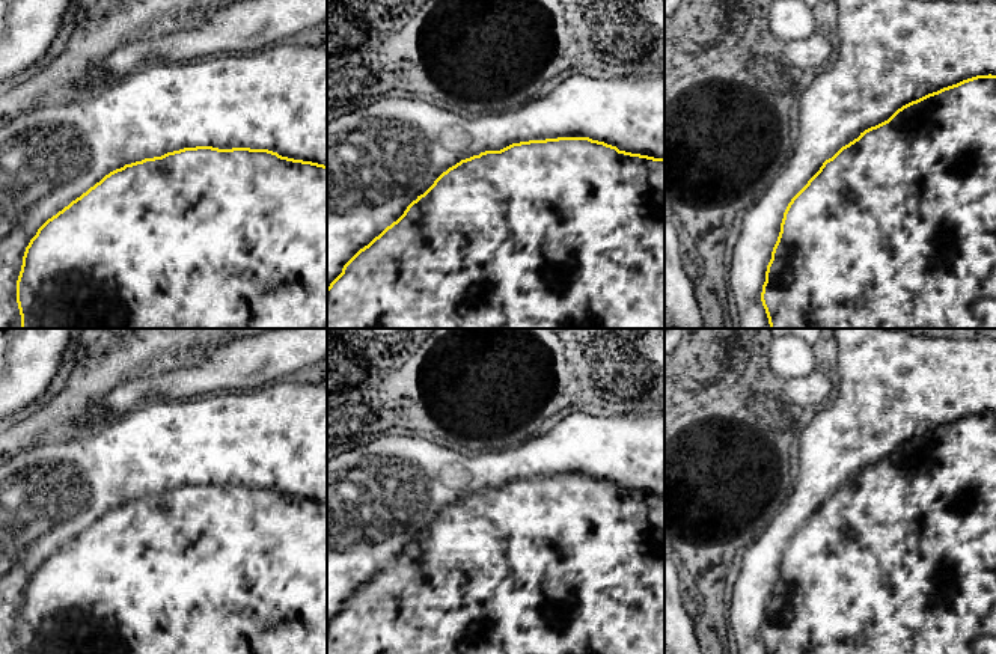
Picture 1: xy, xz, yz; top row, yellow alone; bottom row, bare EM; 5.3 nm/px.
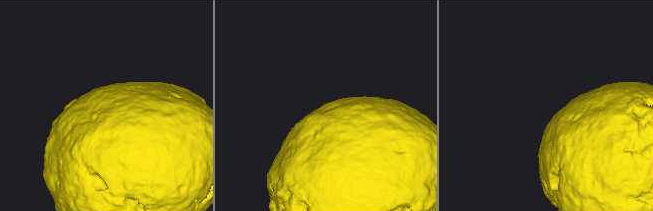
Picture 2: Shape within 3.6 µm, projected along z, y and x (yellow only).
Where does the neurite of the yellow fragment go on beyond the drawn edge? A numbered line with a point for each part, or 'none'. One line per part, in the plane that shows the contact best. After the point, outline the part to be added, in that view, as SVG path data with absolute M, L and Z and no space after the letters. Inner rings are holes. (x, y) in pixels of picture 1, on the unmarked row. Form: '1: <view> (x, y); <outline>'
1: xy (276, 436); M279 380L256 390L225 390L187 399L149 399L134 410L113 417L104 428L92 435L35 446L5 461L0 466L0 654L21 654L17 640L17 618L21 609L23 594L30 577L48 556L86 530L105 512L125 502L196 484L212 484L218 487L268 487L282 494L327 503L327 384Z

